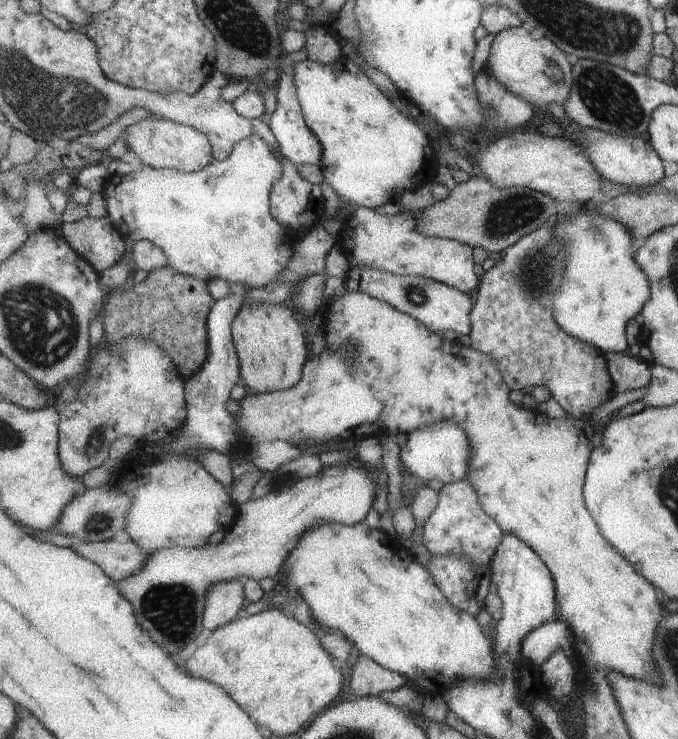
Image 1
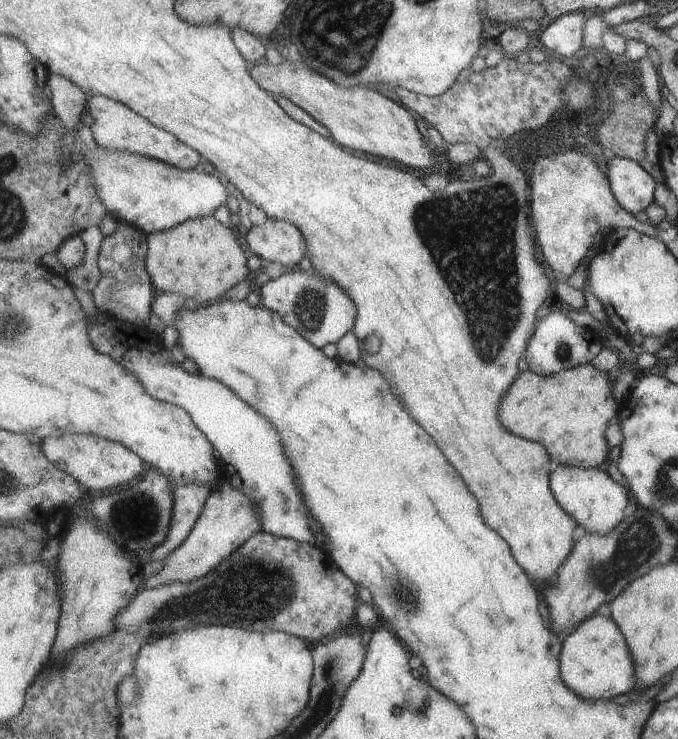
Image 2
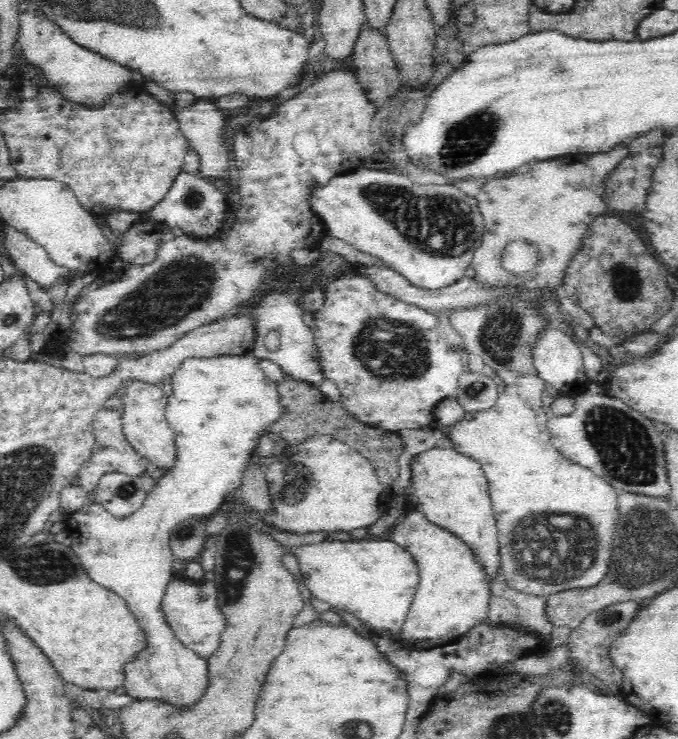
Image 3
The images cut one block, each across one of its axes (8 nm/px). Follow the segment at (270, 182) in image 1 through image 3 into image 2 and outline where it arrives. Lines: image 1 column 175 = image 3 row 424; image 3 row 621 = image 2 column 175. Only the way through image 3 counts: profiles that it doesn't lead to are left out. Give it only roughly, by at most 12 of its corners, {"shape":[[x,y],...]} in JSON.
{"shape":[[90,94],[94,140],[191,171],[201,156],[128,105]]}

